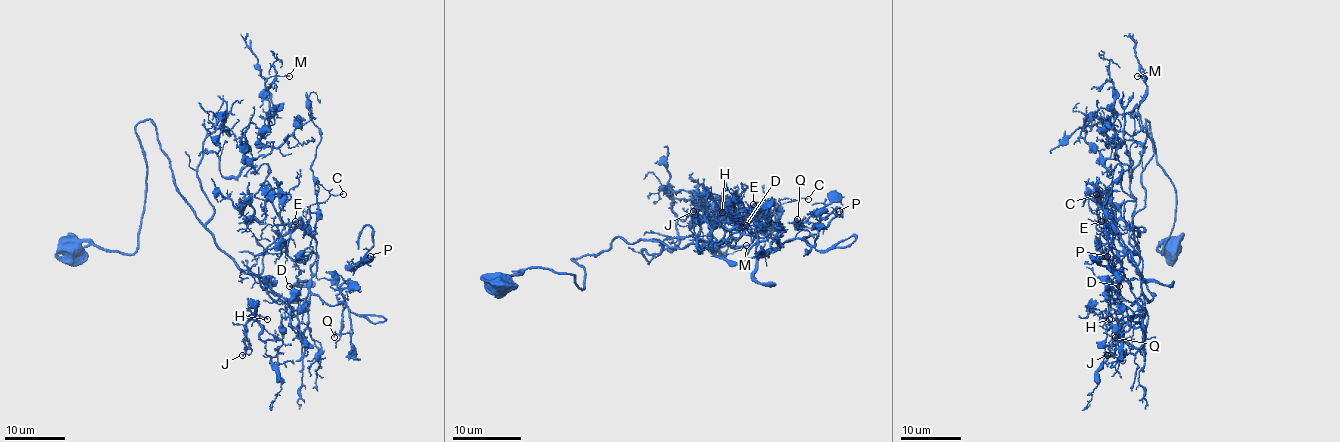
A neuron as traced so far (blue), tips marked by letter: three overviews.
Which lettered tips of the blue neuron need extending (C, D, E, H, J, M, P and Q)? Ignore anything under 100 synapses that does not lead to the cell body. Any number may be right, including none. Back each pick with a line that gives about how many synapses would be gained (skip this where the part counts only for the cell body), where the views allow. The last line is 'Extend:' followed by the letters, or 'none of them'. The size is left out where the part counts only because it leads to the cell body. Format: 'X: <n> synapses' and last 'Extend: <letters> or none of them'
C: 140 synapses
Extend: C

